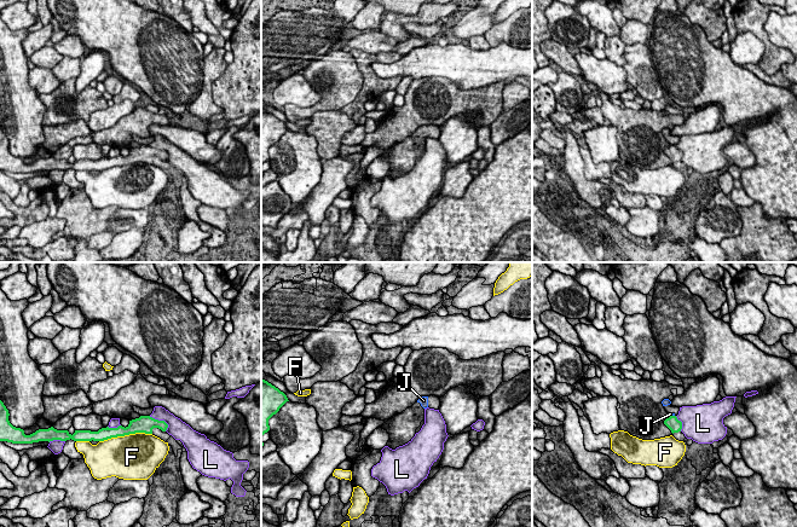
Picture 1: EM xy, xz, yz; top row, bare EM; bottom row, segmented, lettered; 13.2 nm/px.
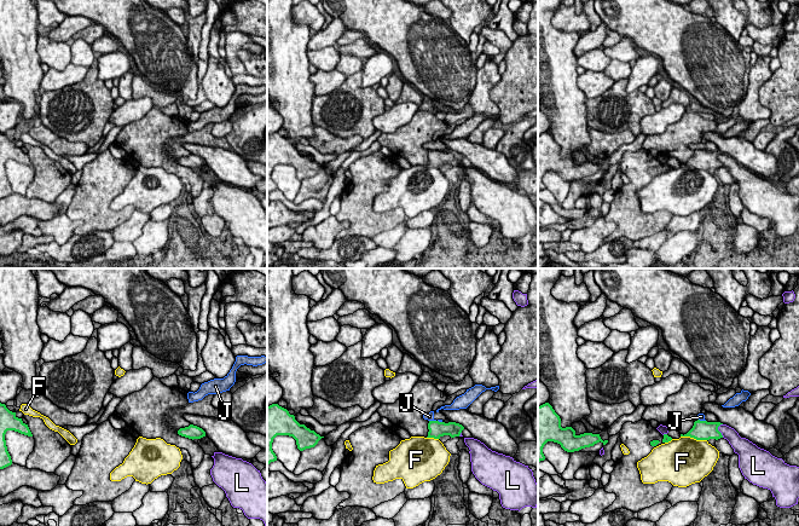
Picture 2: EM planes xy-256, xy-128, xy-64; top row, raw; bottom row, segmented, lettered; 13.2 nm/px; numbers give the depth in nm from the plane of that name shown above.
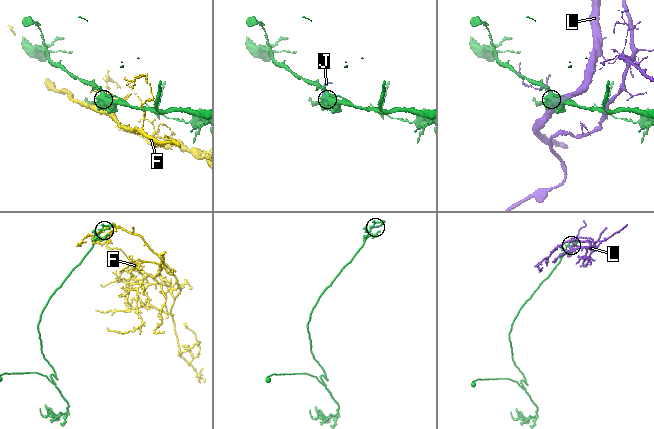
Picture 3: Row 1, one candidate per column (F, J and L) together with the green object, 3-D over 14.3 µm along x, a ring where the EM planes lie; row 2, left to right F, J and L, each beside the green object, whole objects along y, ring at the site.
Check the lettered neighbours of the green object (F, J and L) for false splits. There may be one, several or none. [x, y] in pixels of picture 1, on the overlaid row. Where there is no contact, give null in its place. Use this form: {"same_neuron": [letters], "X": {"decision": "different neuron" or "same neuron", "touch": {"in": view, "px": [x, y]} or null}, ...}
{"same_neuron": [], "F": {"decision": "different neuron", "touch": {"in": "xy", "px": [125, 434]}}, "J": {"decision": "different neuron", "touch": {"in": "yz", "px": [673, 416]}}, "L": {"decision": "different neuron", "touch": {"in": "xy", "px": [161, 421]}}}

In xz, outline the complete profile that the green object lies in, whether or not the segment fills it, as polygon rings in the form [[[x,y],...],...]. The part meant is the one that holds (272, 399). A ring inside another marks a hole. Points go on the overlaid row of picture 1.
[[[261,380],[261,438],[270,430],[268,419],[289,401],[287,395],[265,380]]]

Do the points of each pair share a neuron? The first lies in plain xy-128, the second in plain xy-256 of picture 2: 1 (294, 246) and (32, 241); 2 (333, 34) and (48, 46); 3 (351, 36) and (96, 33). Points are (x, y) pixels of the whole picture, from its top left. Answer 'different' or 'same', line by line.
1: same
2: different
3: same

